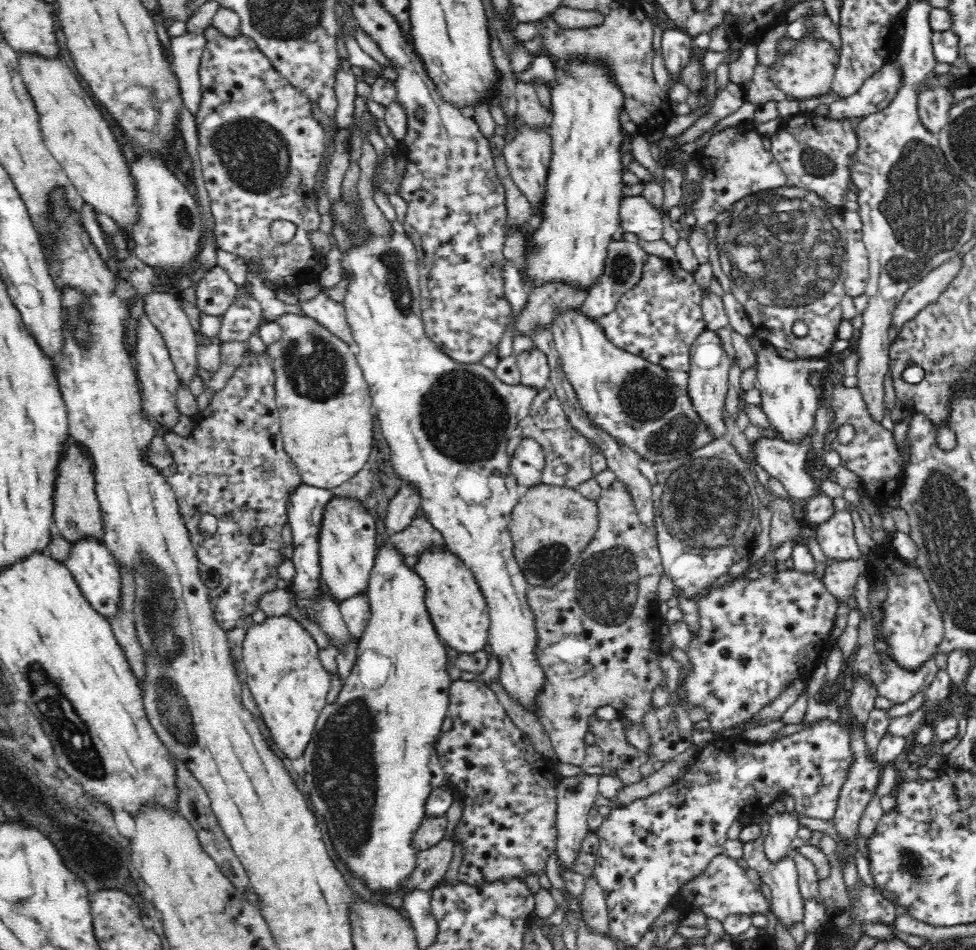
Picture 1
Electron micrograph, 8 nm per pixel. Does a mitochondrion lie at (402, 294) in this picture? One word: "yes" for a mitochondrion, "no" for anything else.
yes

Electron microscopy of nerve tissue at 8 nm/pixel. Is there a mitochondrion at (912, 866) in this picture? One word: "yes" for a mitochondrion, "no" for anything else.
yes

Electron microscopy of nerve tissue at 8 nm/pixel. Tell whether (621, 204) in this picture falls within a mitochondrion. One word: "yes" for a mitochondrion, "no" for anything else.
no

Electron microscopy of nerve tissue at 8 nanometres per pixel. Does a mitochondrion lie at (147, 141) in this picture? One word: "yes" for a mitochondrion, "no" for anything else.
no

